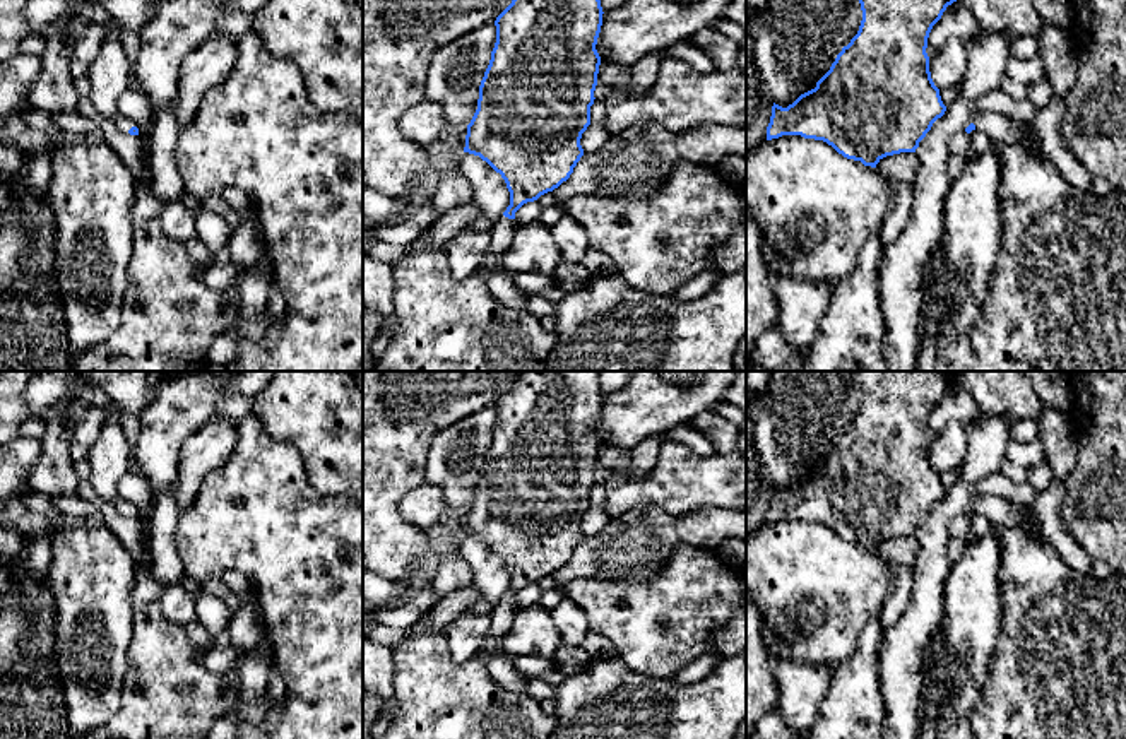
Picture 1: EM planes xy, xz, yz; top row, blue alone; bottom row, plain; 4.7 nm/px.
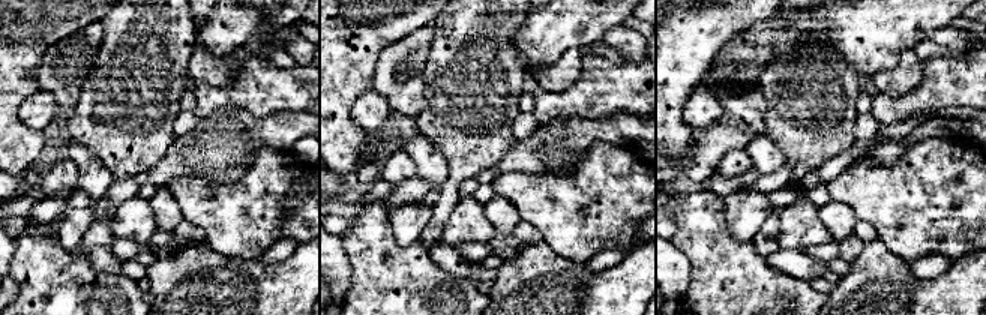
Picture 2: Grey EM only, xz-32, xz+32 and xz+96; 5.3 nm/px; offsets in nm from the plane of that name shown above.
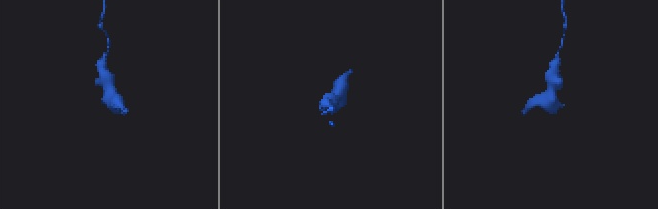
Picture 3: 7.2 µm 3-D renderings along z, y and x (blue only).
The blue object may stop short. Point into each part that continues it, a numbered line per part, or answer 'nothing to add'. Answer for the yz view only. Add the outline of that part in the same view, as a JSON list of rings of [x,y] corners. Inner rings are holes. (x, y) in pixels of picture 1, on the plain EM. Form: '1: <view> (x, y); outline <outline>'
1: yz (998, 510); outline [[[996,494],[979,496],[974,505],[975,511],[982,513],[993,527],[1020,527],[1022,508],[1011,500]]]

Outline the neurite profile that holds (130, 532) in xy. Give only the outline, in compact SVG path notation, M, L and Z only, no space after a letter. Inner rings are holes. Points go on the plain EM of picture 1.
M80 479L75 494L94 505L103 515L103 522L118 537L127 553L140 565L149 554L149 530L139 518L123 517L111 503L103 501L92 489L89 479Z

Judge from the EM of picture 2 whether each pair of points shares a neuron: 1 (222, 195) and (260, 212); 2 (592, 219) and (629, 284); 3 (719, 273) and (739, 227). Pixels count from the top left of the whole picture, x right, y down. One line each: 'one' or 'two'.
1: one
2: two
3: two

